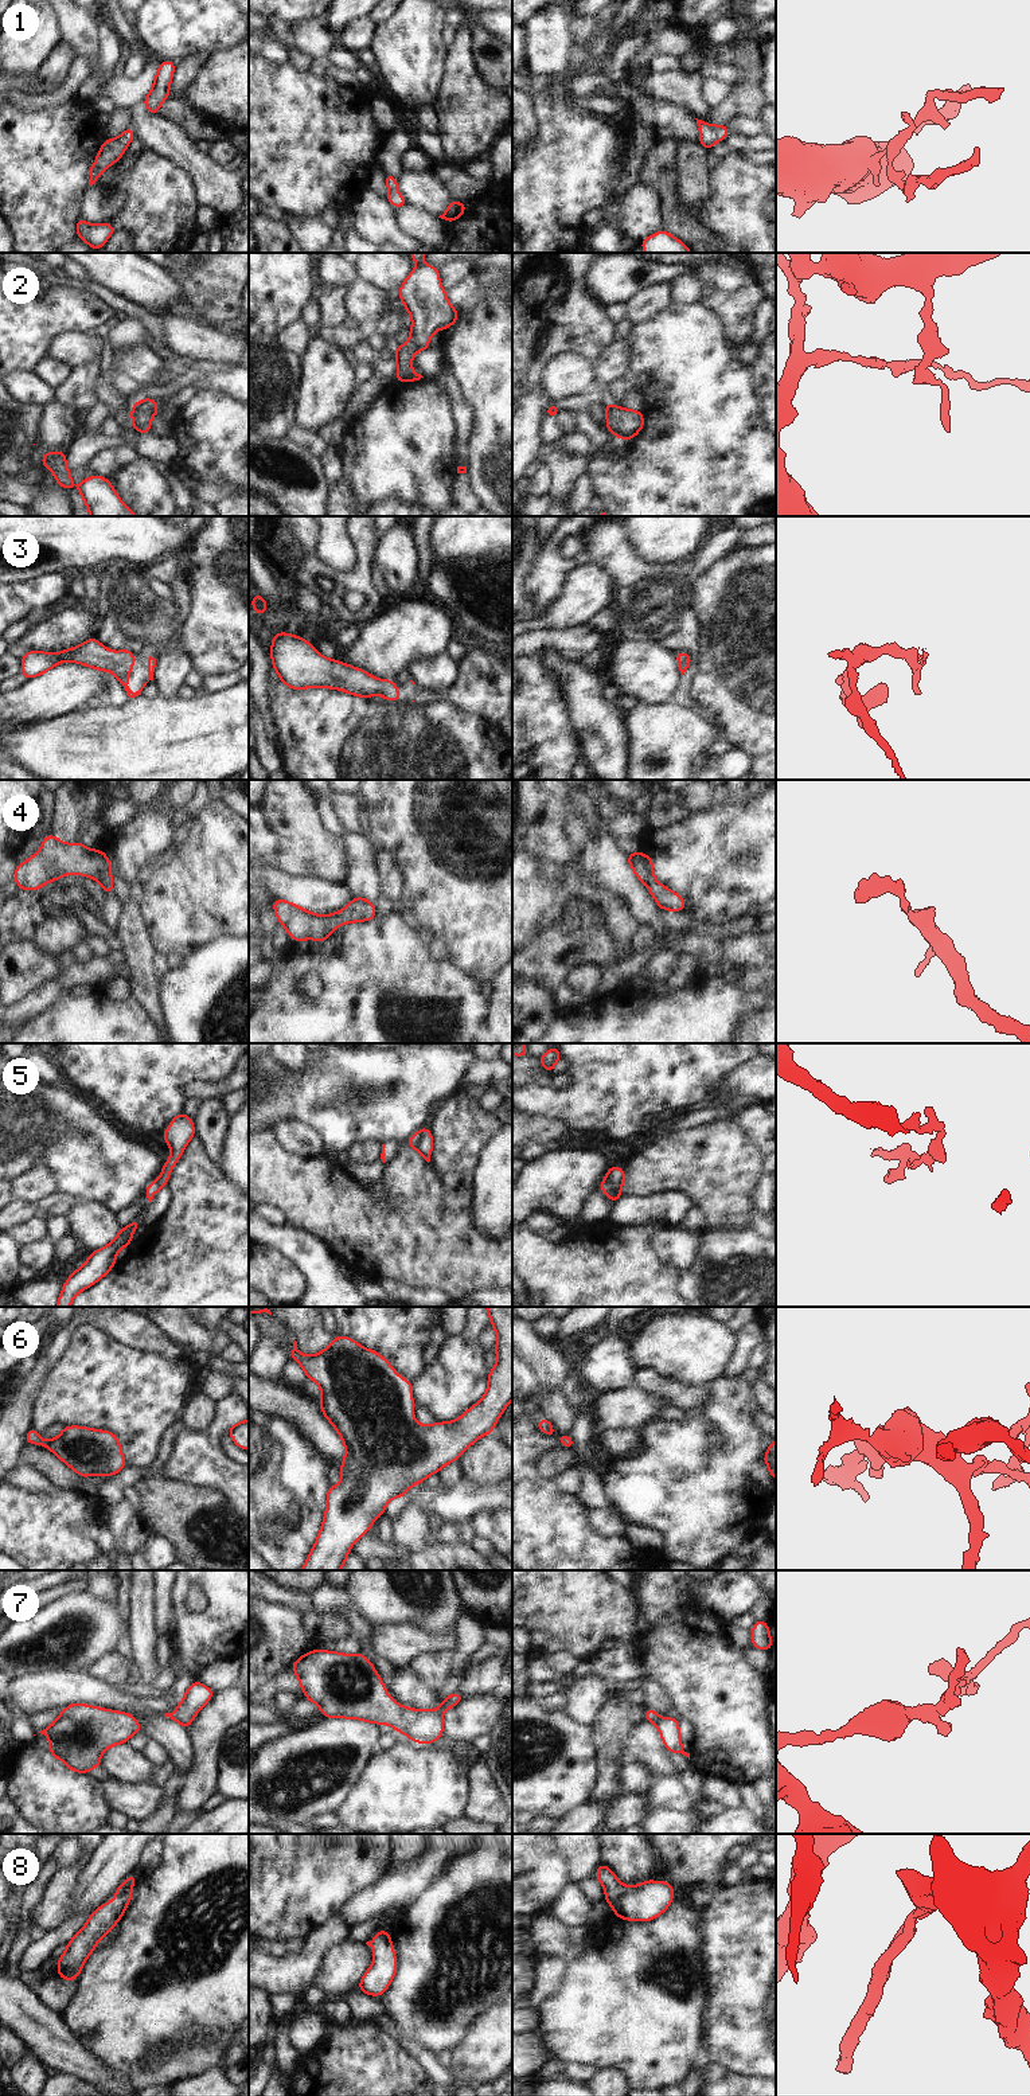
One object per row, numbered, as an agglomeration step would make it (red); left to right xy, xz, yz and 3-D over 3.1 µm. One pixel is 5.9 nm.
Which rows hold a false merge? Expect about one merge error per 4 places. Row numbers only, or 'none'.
5

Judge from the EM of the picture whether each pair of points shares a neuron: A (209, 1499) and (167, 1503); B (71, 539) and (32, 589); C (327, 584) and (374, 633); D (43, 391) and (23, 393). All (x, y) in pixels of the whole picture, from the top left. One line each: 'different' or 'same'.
A: same
B: different
C: different
D: same

